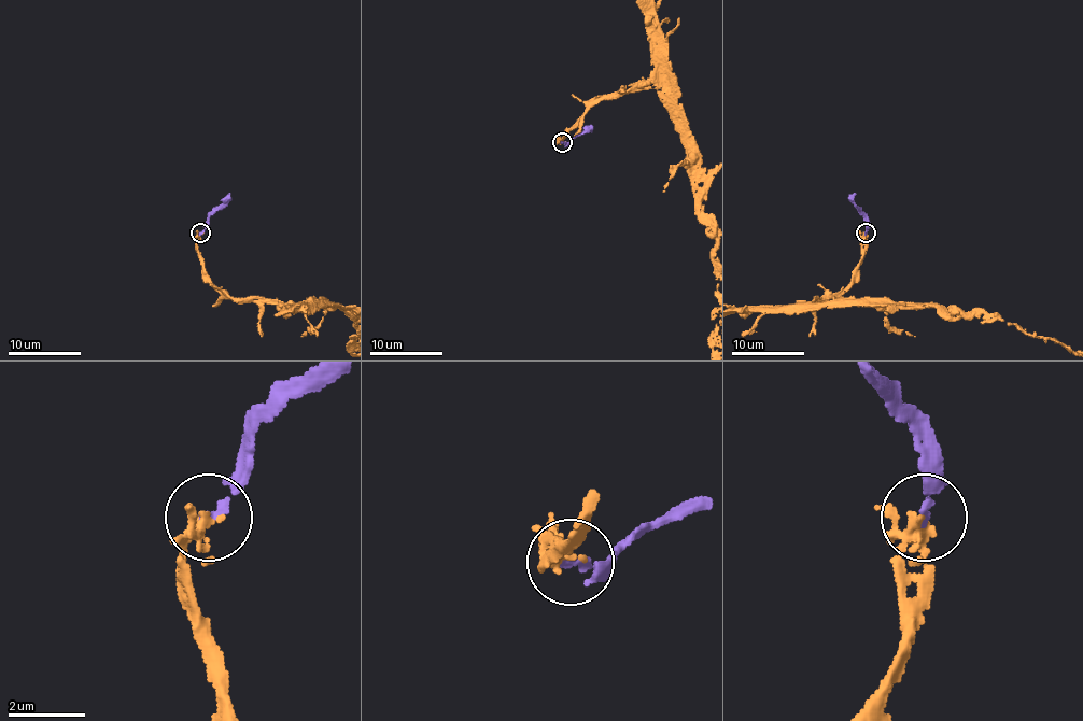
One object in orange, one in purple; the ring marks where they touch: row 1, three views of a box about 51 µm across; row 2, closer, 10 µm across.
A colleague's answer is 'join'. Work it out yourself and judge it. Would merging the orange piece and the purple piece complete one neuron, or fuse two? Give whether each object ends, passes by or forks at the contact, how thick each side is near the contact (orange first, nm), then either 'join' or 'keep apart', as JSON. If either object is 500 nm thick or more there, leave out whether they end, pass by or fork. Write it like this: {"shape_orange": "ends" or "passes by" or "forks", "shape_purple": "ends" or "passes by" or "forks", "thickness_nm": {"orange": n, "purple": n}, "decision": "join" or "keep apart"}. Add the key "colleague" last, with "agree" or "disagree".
{"shape_orange": "forks", "shape_purple": "ends", "thickness_nm": {"orange": 190, "purple": 220}, "decision": "join", "colleague": "agree"}

